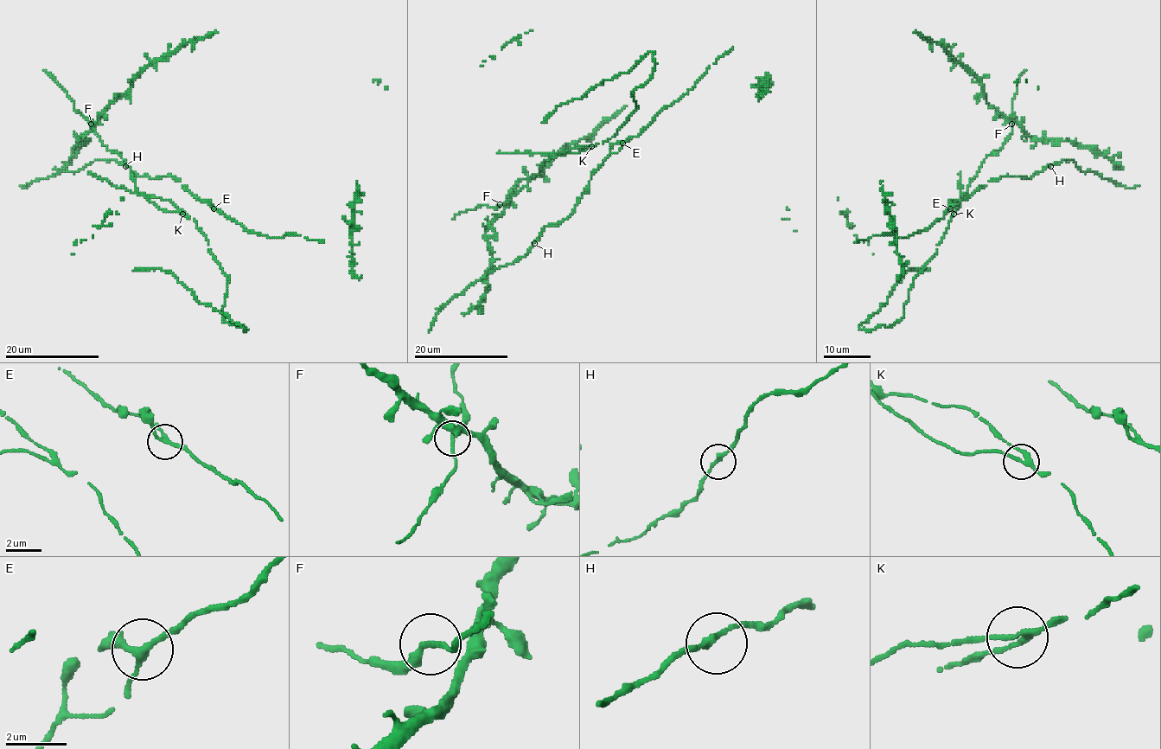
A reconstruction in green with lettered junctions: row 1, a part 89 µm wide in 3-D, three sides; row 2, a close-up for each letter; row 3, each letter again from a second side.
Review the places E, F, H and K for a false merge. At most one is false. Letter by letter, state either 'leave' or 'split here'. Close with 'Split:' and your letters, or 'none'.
E: leave
F: leave
H: leave
K: split here
Split: K

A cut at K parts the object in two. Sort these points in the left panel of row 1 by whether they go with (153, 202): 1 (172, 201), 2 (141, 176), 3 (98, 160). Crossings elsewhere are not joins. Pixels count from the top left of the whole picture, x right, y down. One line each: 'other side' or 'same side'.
1: other side
2: other side
3: other side

